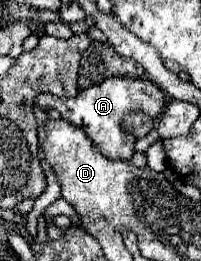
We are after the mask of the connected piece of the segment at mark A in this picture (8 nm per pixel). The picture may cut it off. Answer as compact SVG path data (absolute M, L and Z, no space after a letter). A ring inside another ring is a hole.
M109 77L101 81L99 85L93 85L89 89L79 91L75 99L69 97L55 97L51 93L39 93L35 97L35 103L41 105L41 109L57 109L63 119L69 123L85 129L87 137L93 141L95 149L110 159L131 159L135 153L135 135L123 129L123 117L125 113L147 113L147 117L157 117L165 107L165 95L163 91L145 79L123 79L123 77Z

